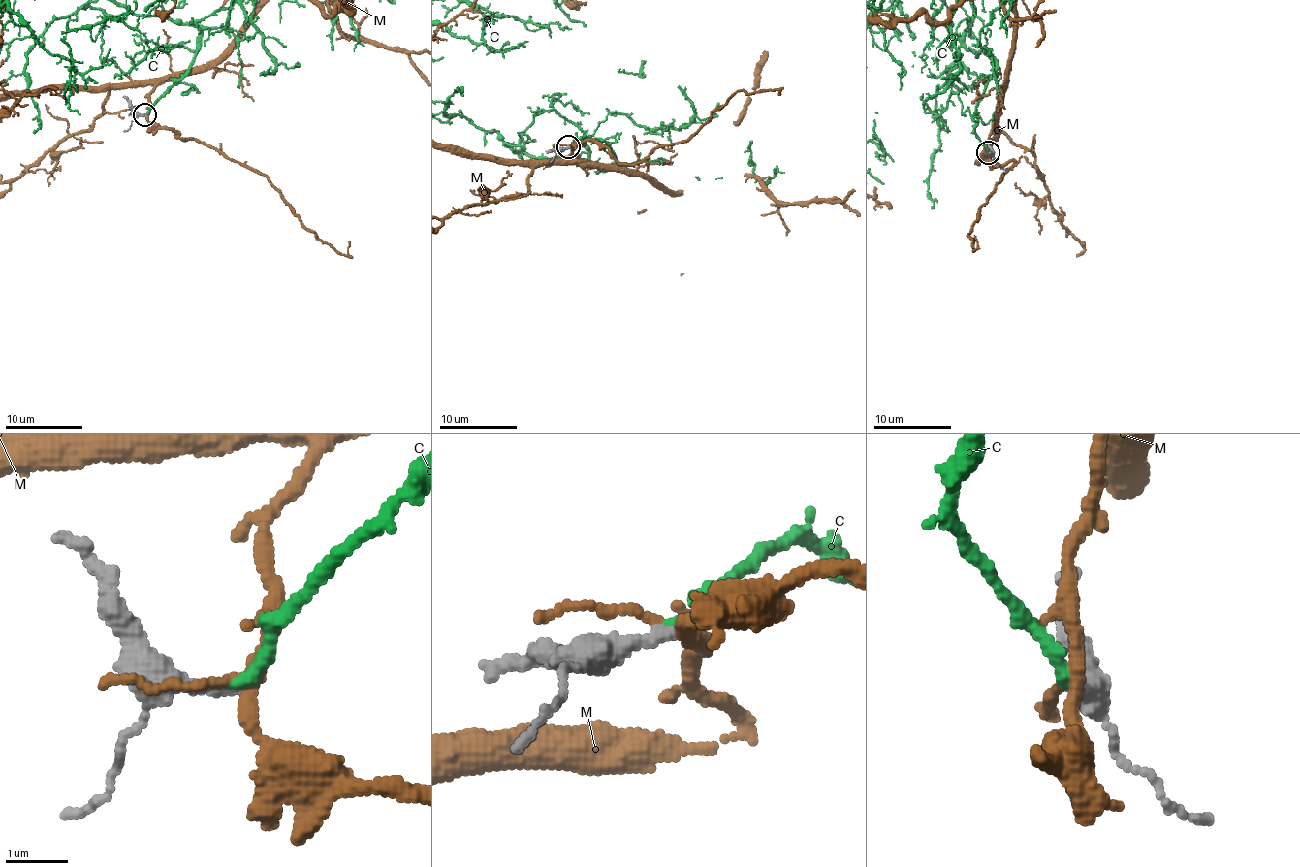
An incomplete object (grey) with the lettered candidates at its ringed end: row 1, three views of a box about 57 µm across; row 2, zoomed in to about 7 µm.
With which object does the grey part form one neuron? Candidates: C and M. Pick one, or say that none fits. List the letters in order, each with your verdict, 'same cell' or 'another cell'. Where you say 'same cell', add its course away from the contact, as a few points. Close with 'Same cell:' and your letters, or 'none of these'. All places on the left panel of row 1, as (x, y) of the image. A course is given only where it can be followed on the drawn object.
C: same cell
M: another cell
Same cell: C

